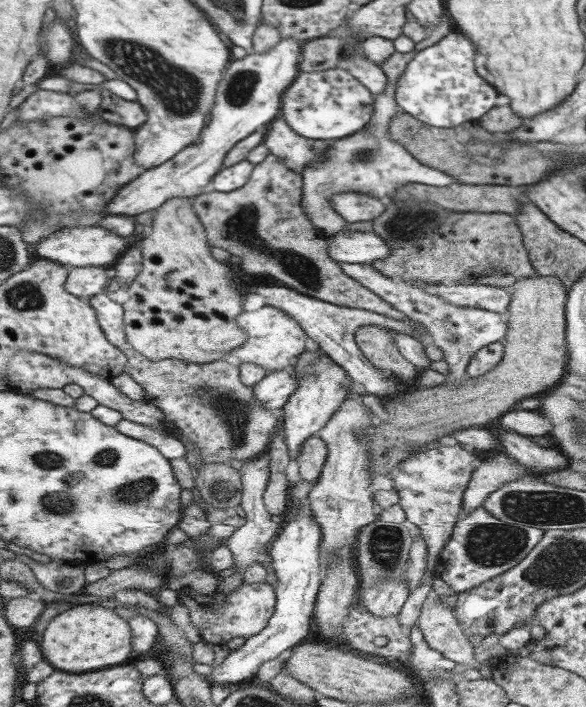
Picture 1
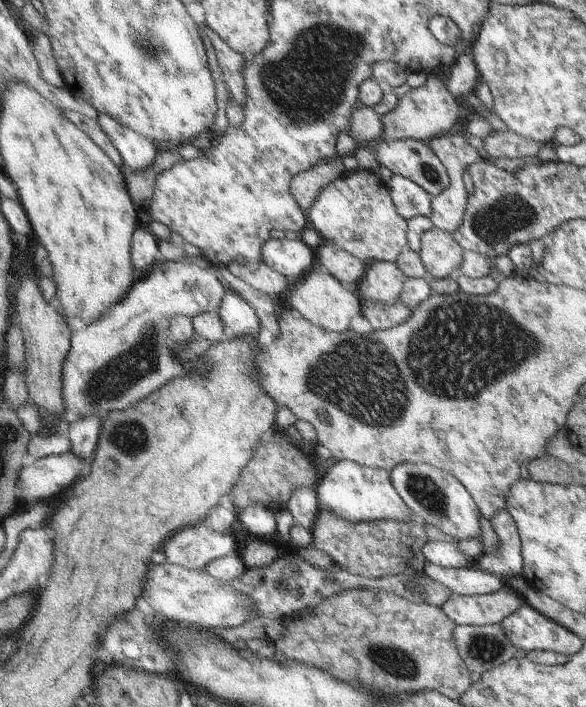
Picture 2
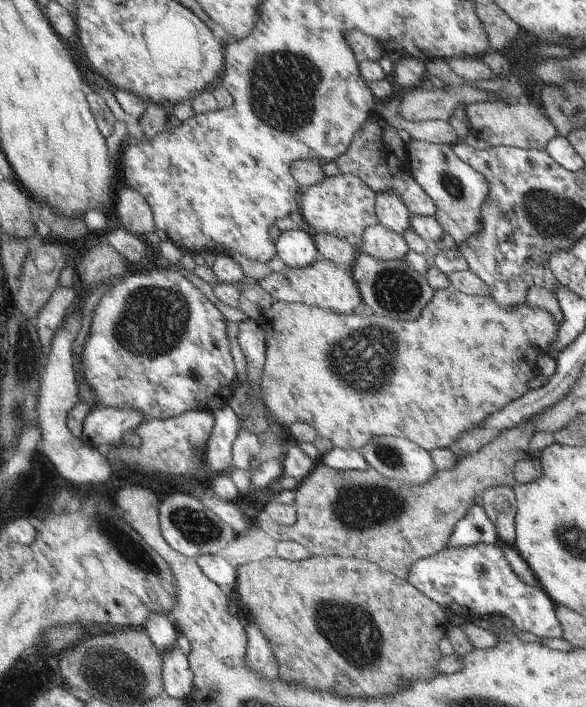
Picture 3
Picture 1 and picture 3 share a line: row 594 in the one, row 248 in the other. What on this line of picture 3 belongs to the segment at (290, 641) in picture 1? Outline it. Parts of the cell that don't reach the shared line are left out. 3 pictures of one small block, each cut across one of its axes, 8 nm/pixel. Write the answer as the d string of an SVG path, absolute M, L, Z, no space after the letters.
M303 230L281 231L276 242L277 256L287 267L303 268L320 258L314 240Z

